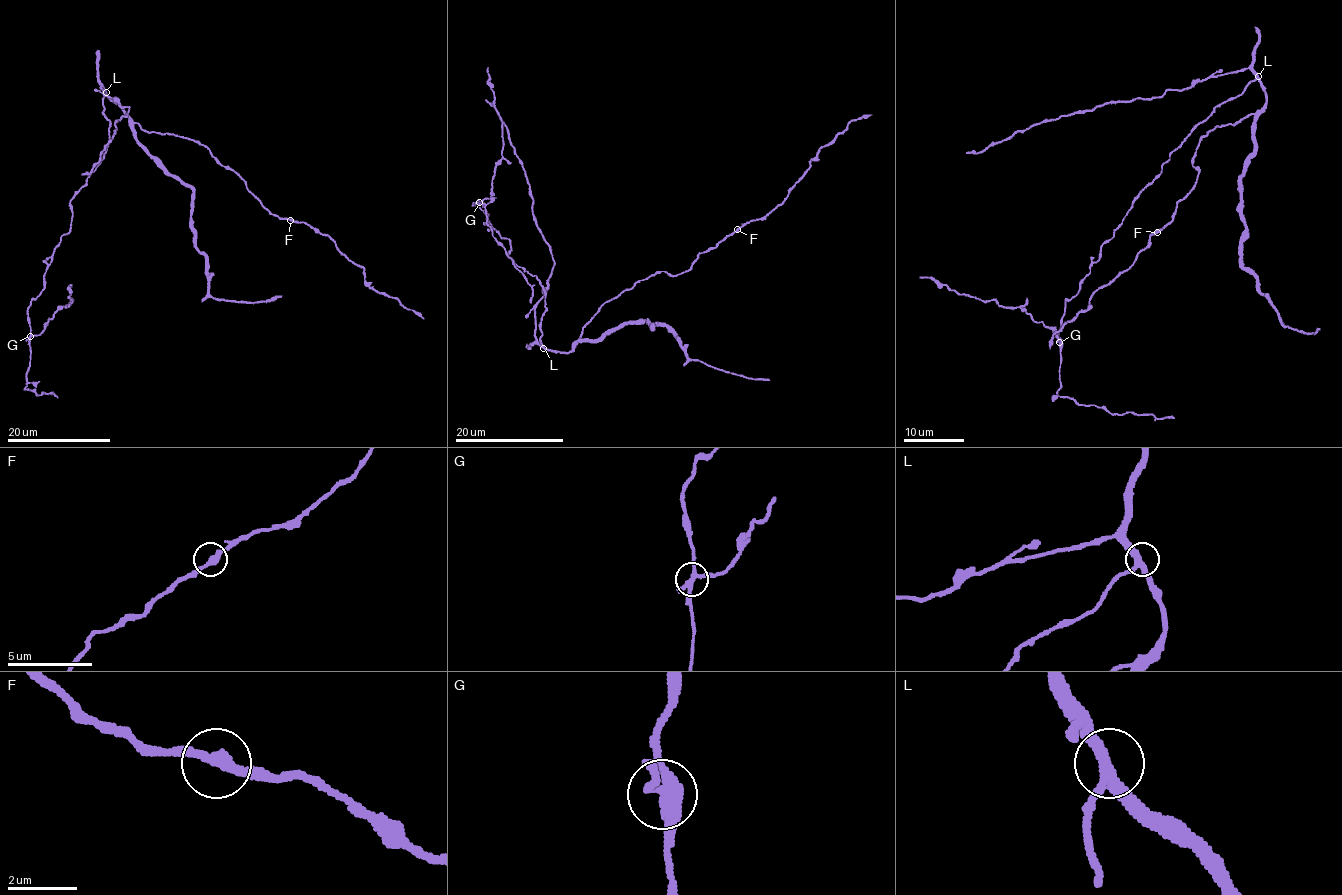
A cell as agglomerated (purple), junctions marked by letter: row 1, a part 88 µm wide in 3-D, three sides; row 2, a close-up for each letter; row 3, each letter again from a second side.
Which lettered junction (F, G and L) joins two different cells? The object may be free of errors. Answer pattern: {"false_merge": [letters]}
{"false_merge": ["G"]}

